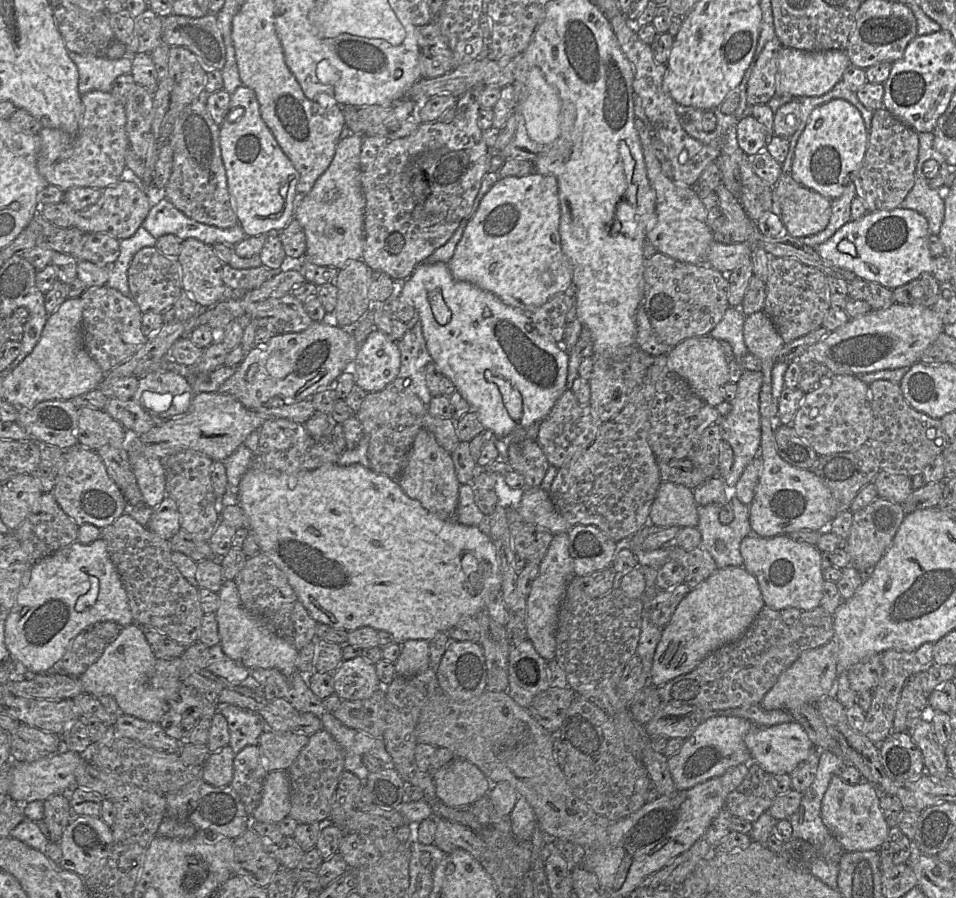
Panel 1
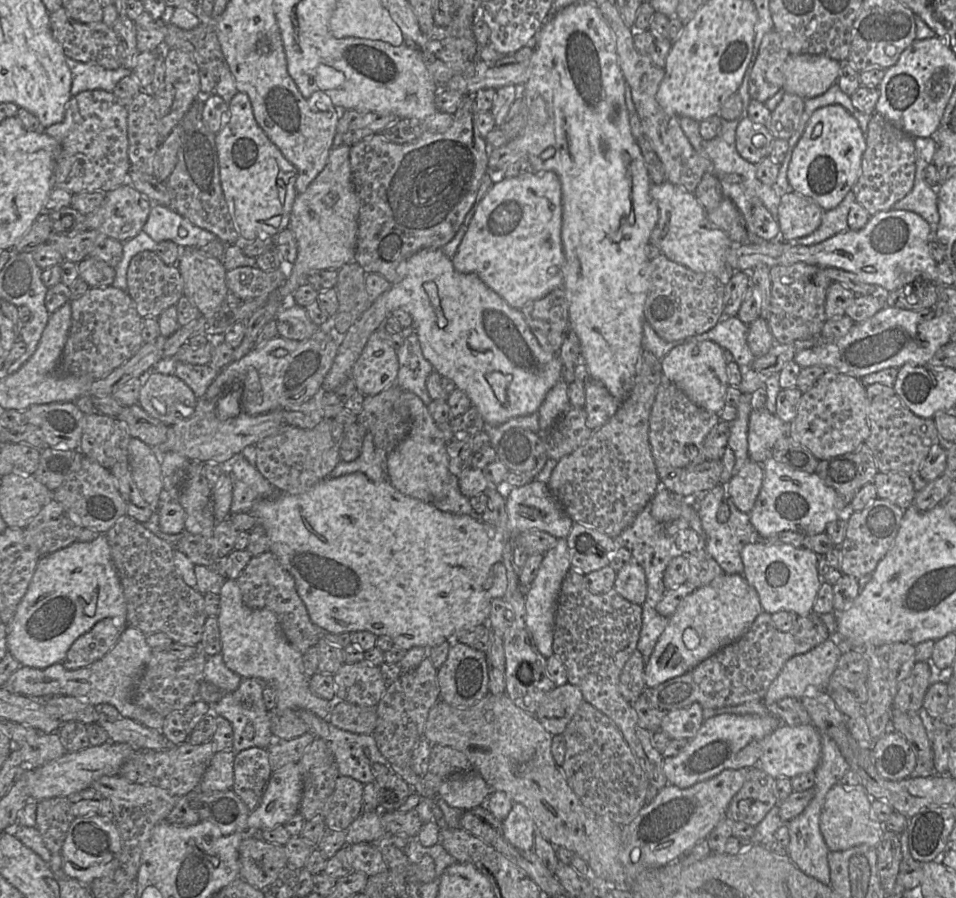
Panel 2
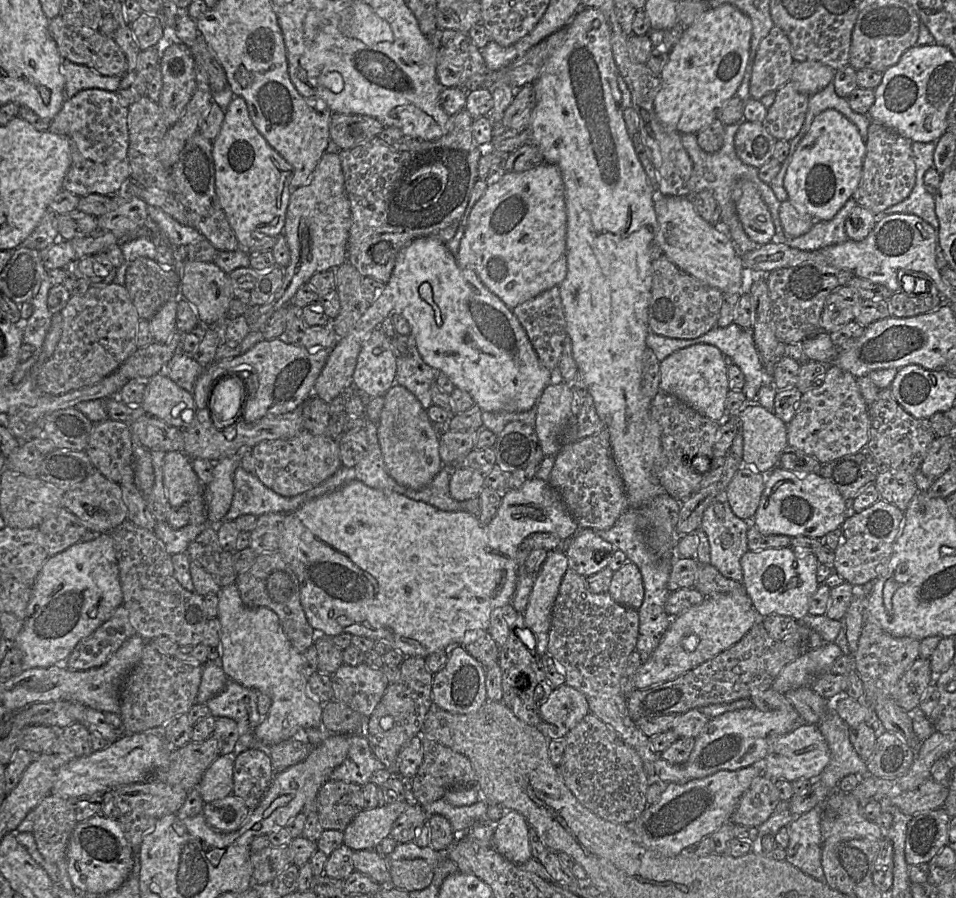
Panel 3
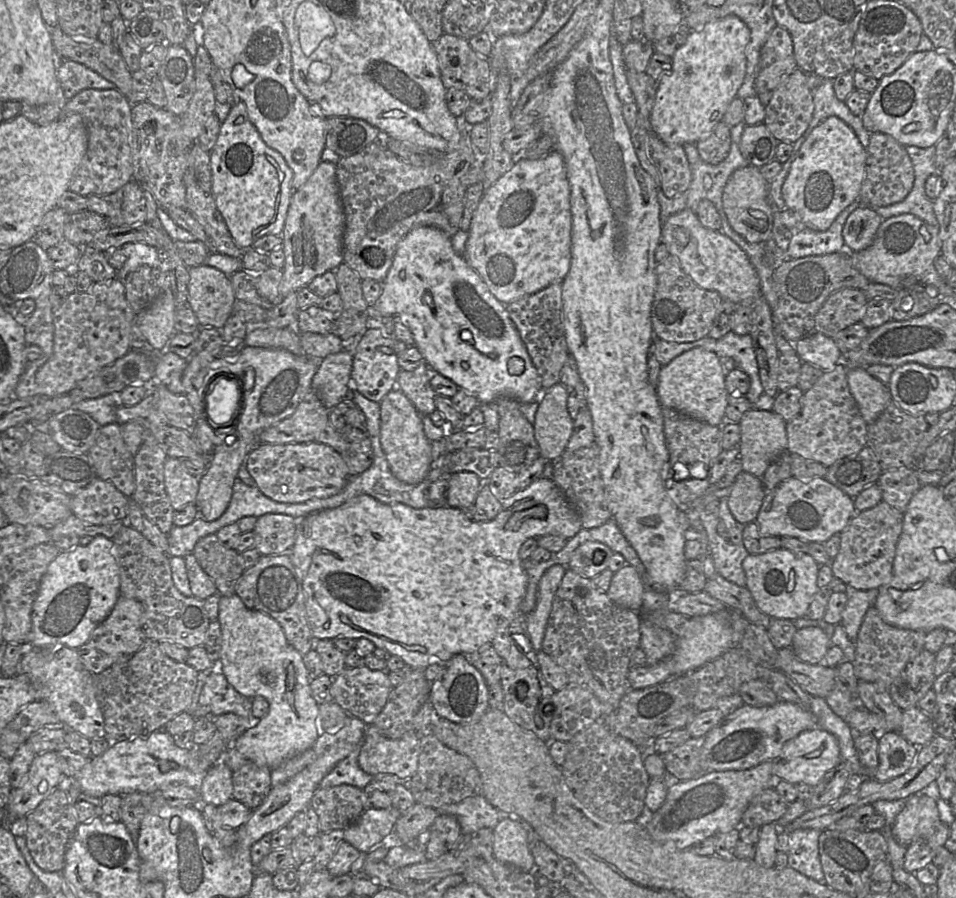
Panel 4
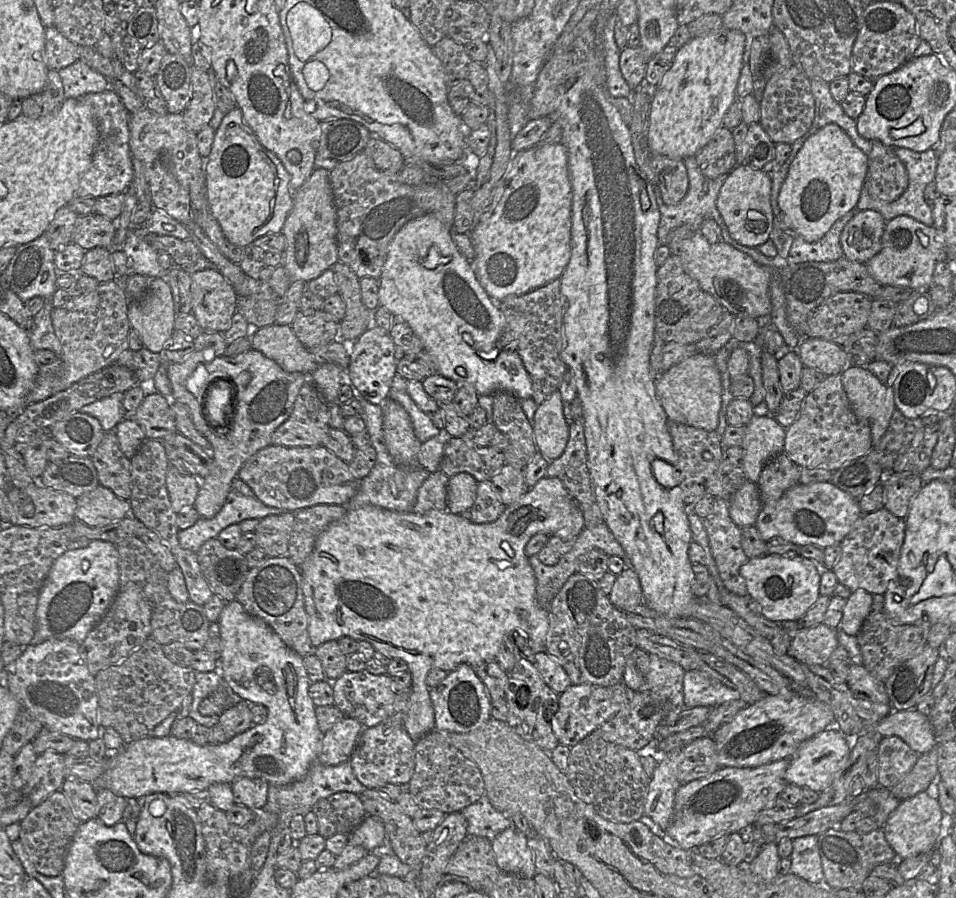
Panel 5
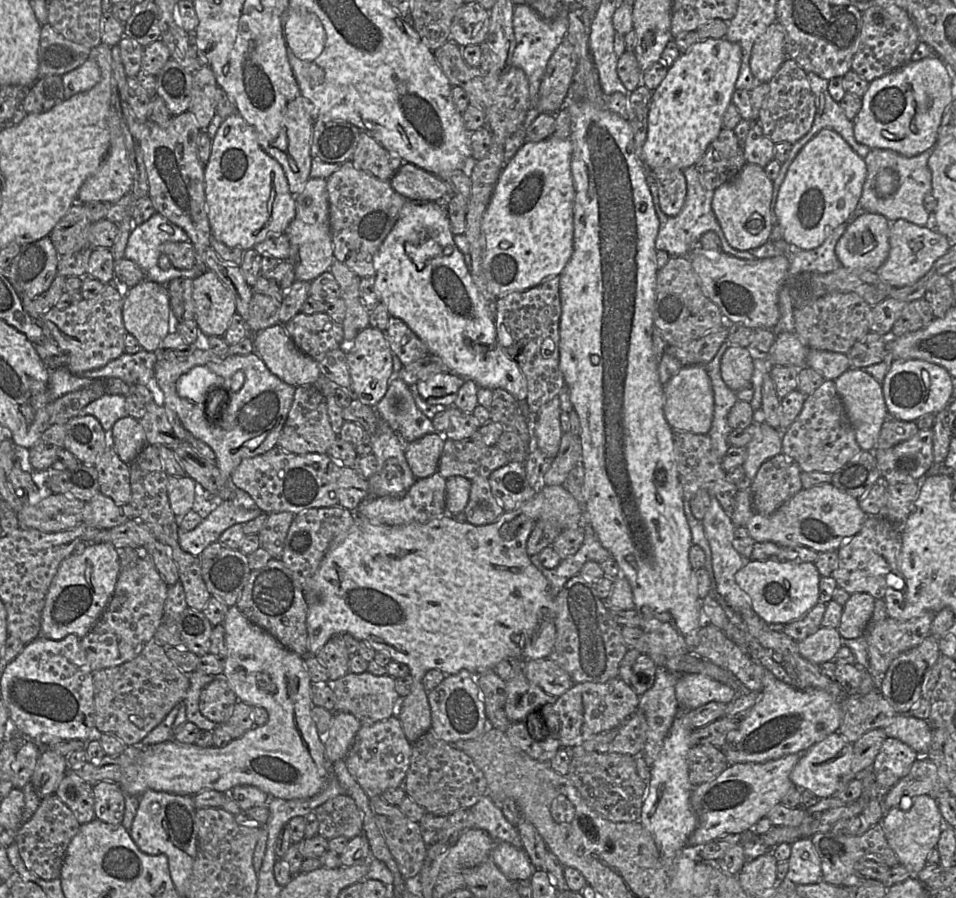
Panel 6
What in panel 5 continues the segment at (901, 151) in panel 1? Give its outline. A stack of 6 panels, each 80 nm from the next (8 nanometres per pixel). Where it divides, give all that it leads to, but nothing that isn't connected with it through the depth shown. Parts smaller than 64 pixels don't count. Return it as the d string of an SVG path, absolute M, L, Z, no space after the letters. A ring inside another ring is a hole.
M875 140L868 154L866 186L872 197L892 202L908 187L909 178L905 165L892 147Z

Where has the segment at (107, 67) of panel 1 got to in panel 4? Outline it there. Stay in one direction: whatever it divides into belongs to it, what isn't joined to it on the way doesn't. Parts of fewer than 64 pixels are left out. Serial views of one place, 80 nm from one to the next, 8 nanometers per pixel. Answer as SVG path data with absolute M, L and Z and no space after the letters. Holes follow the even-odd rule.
M62 60L57 67L57 78L67 100L85 89L109 90L116 86L85 65Z

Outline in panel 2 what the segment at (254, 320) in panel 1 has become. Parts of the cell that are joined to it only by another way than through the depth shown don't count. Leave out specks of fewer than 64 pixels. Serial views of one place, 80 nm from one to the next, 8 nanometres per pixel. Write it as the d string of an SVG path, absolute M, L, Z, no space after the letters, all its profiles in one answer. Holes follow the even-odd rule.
M281 304L274 320L276 321L278 336L290 340L309 339L320 329L309 319L305 308L297 304L288 309L282 309Z

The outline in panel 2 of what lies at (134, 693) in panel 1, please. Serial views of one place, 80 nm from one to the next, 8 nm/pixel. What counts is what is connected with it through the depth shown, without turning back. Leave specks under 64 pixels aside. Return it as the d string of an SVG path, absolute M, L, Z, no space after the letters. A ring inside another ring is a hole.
M126 625L114 647L93 664L75 670L68 670L61 663L55 663L45 669L20 666L3 687L13 693L34 699L73 696L95 707L110 704L117 709L121 717L130 718L151 729L161 730L164 718L134 701L136 685L150 659L151 652L146 634L133 626Z

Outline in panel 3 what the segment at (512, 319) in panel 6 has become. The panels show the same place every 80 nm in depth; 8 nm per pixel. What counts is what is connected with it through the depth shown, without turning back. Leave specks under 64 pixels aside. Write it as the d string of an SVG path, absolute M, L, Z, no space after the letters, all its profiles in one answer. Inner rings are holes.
M554 286L538 296L512 309L524 328L541 363L550 371L557 372L558 363L567 337L566 321L559 286Z

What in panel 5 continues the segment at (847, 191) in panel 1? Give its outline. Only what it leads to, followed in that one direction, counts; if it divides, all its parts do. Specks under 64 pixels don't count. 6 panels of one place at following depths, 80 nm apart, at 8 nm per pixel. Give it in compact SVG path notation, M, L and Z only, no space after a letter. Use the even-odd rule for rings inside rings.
M855 207L839 218L818 241L807 242L801 236L794 236L785 266L790 267L807 261L831 262L843 257L840 236L845 225L857 211L857 207Z

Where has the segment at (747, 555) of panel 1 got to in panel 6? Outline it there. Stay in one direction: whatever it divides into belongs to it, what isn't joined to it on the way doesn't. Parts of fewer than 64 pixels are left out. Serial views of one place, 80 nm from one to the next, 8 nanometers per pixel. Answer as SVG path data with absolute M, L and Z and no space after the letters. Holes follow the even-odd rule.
M778 559L749 560L735 574L735 580L748 595L752 609L767 623L787 624L804 617L819 601L820 573L815 563Z

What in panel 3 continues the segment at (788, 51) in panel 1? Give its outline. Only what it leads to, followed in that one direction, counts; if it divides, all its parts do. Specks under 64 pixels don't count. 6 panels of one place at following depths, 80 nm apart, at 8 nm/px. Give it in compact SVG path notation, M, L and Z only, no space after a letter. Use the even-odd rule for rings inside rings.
M794 61L790 81L799 91L811 96L833 81L835 73L835 69L818 61Z

